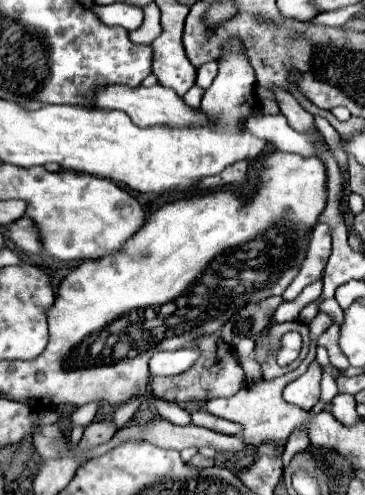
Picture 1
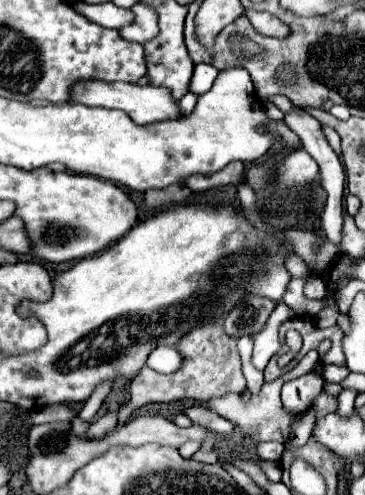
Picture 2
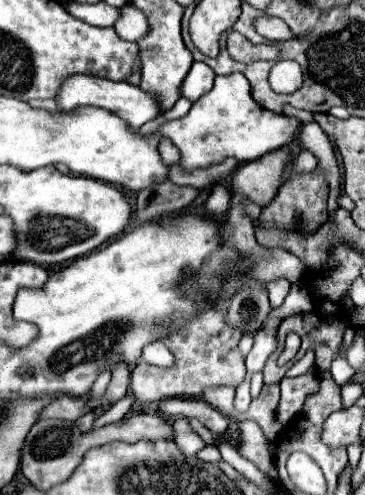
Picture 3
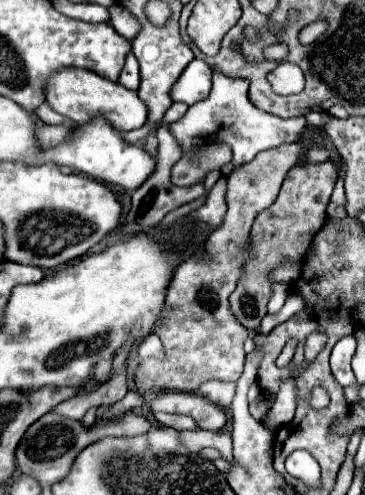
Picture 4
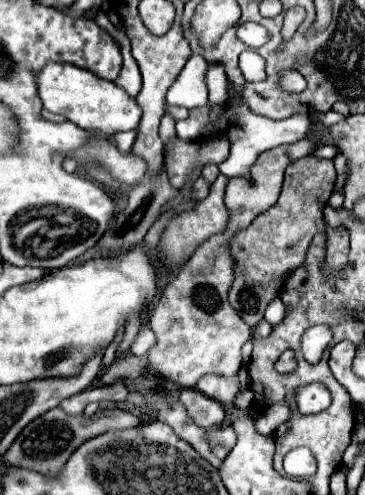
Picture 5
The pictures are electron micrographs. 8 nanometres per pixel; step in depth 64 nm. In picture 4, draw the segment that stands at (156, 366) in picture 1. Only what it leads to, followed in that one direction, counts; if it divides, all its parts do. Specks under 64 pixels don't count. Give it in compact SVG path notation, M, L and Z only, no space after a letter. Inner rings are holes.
M148 334L148 336L142 338L140 344L136 346L136 354L138 354L140 360L150 358L150 356L154 356L154 358L162 358L162 356L164 356L164 350L162 350L162 342L160 342L160 338L158 338L156 334Z

